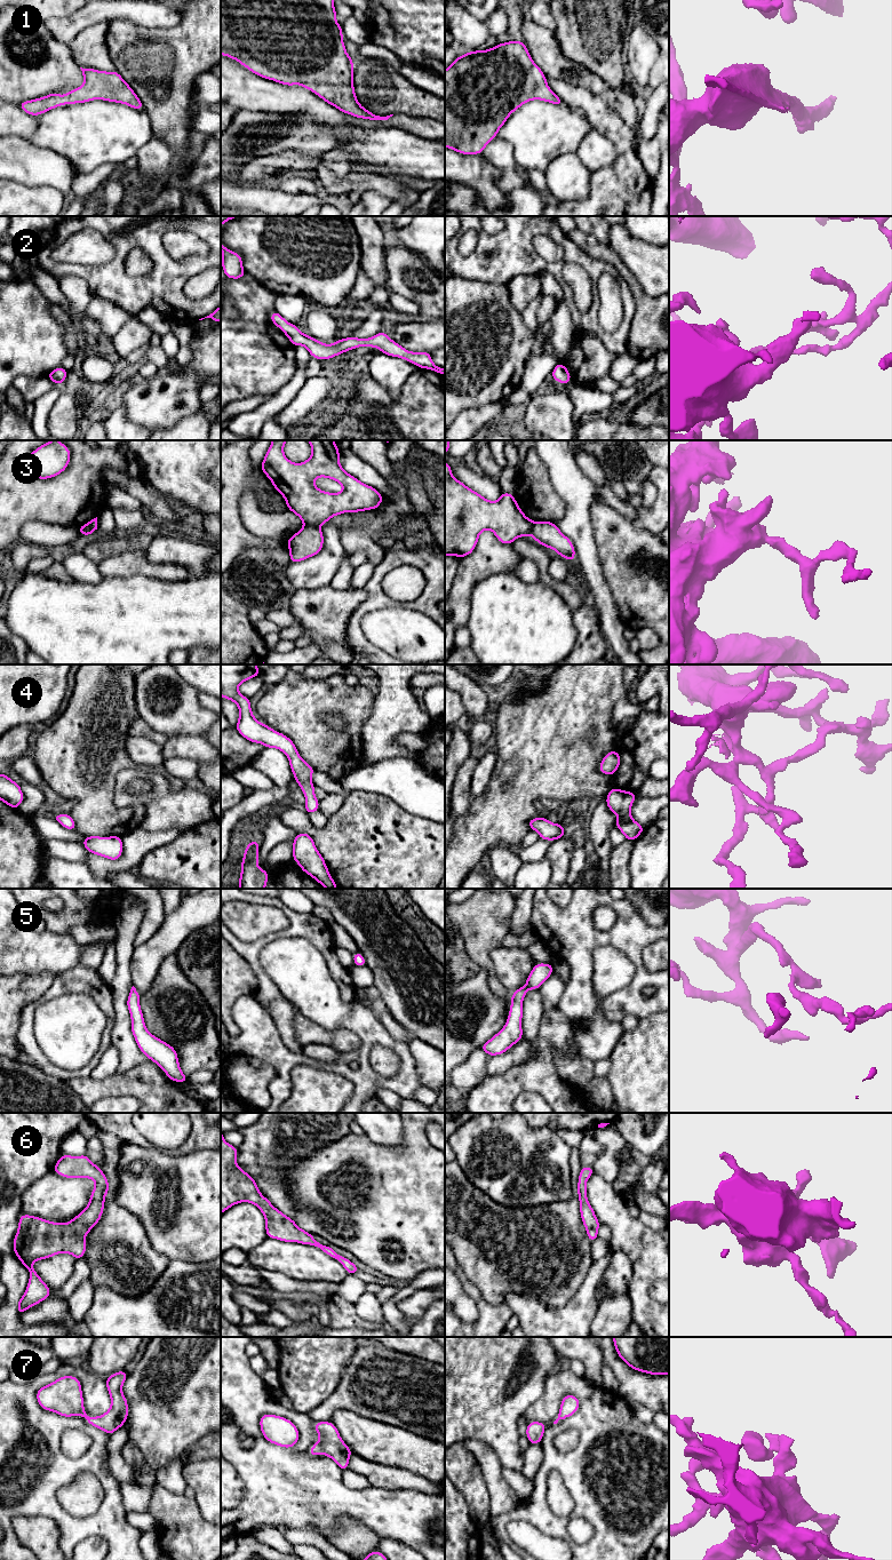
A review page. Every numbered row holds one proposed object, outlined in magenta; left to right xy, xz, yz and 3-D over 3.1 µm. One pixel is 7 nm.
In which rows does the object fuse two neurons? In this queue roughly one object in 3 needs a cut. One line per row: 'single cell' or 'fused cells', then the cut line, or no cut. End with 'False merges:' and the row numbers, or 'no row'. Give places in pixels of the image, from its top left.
1: single cell | no cut
2: single cell | no cut
3: fused cells | xz (304, 524), (318, 527)
4: single cell | no cut
5: single cell | no cut
6: single cell | no cut
7: single cell | no cut
False merges: 3

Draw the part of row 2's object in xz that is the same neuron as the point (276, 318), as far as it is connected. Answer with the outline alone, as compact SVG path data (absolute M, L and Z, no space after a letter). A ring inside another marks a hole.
M276 310L272 311L270 319L284 334L287 335L294 347L305 347L310 352L310 356L319 360L326 360L349 350L357 349L358 347L366 345L379 348L381 353L405 359L406 361L416 365L419 368L431 369L440 375L445 375L445 368L436 366L429 352L408 351L391 340L385 332L380 332L369 339L350 336L348 339L339 339L337 342L332 344L325 344L317 339L311 337L309 334L303 334L296 325L289 324Z

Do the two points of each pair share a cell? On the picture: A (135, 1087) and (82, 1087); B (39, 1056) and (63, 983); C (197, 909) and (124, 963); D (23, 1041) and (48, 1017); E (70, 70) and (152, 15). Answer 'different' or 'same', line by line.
A: same
B: same
C: different
D: different
E: different

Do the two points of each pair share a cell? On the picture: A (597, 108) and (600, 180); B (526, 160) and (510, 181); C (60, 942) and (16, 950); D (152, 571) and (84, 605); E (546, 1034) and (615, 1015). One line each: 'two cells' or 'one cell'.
A: one cell
B: two cells
C: one cell
D: two cells
E: two cells

